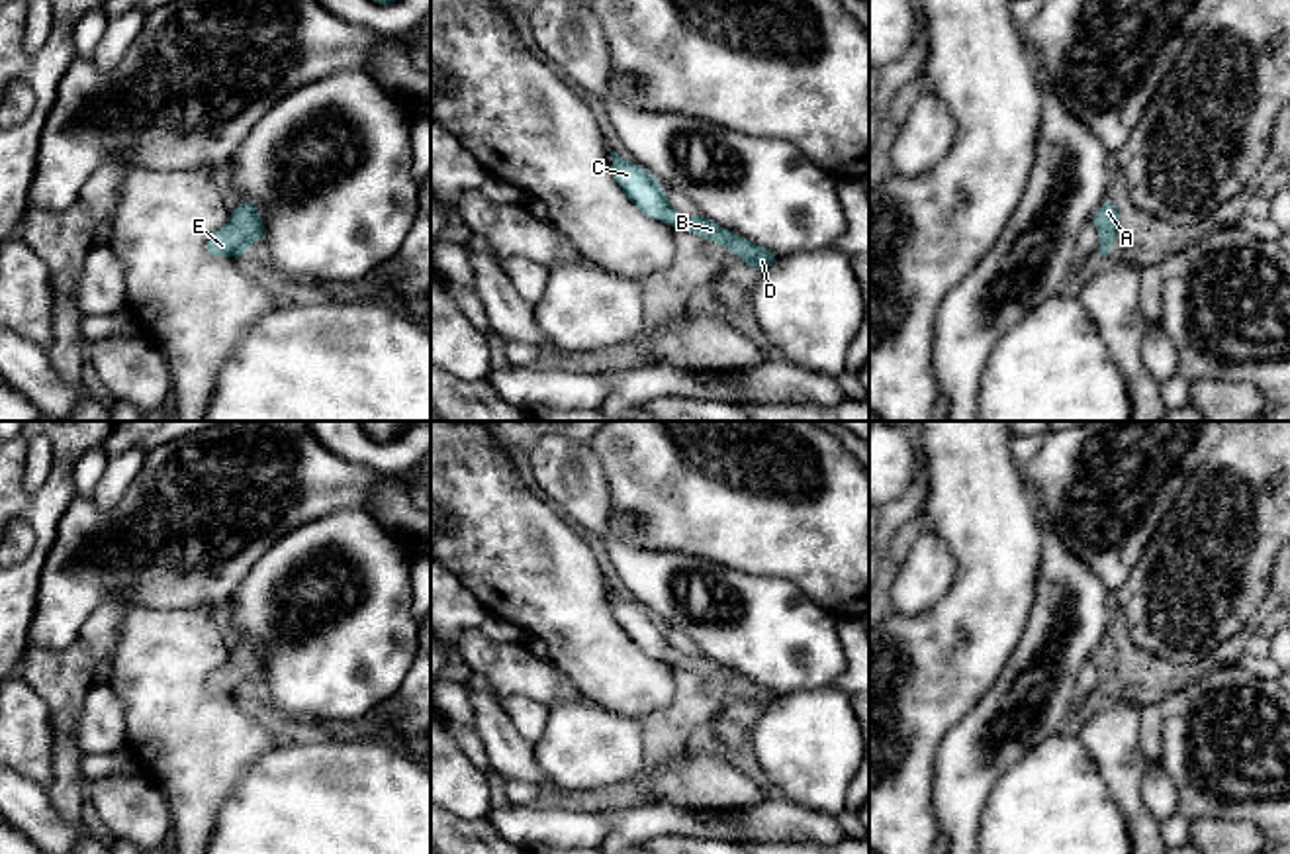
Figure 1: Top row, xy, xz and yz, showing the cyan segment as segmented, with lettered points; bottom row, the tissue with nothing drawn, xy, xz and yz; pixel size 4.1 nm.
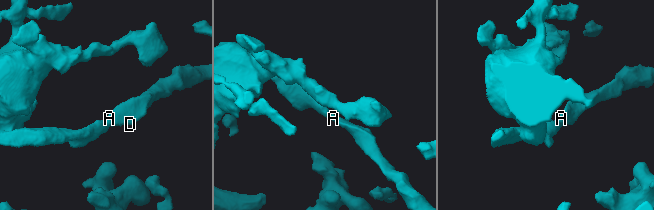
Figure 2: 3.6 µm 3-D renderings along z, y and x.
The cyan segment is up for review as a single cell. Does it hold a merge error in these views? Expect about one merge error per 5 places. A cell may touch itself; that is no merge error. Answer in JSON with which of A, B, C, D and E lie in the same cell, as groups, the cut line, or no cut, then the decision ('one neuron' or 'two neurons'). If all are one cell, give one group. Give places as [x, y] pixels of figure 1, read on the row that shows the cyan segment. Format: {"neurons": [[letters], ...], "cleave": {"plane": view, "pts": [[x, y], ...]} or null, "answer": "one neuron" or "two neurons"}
{"neurons": [["A", "B", "C", "D", "E"]], "cleave": null, "answer": "one neuron"}

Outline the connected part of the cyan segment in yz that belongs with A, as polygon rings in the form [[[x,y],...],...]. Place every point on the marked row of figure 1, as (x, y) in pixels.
[[[1104,198],[1102,206],[1094,214],[1094,225],[1100,231],[1100,253],[1098,259],[1110,253],[1112,241],[1120,229],[1120,214],[1112,200]]]

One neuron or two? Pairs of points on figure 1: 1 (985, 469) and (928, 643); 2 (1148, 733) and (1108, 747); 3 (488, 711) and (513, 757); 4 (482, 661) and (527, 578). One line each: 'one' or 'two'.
1: one
2: two
3: one
4: two

